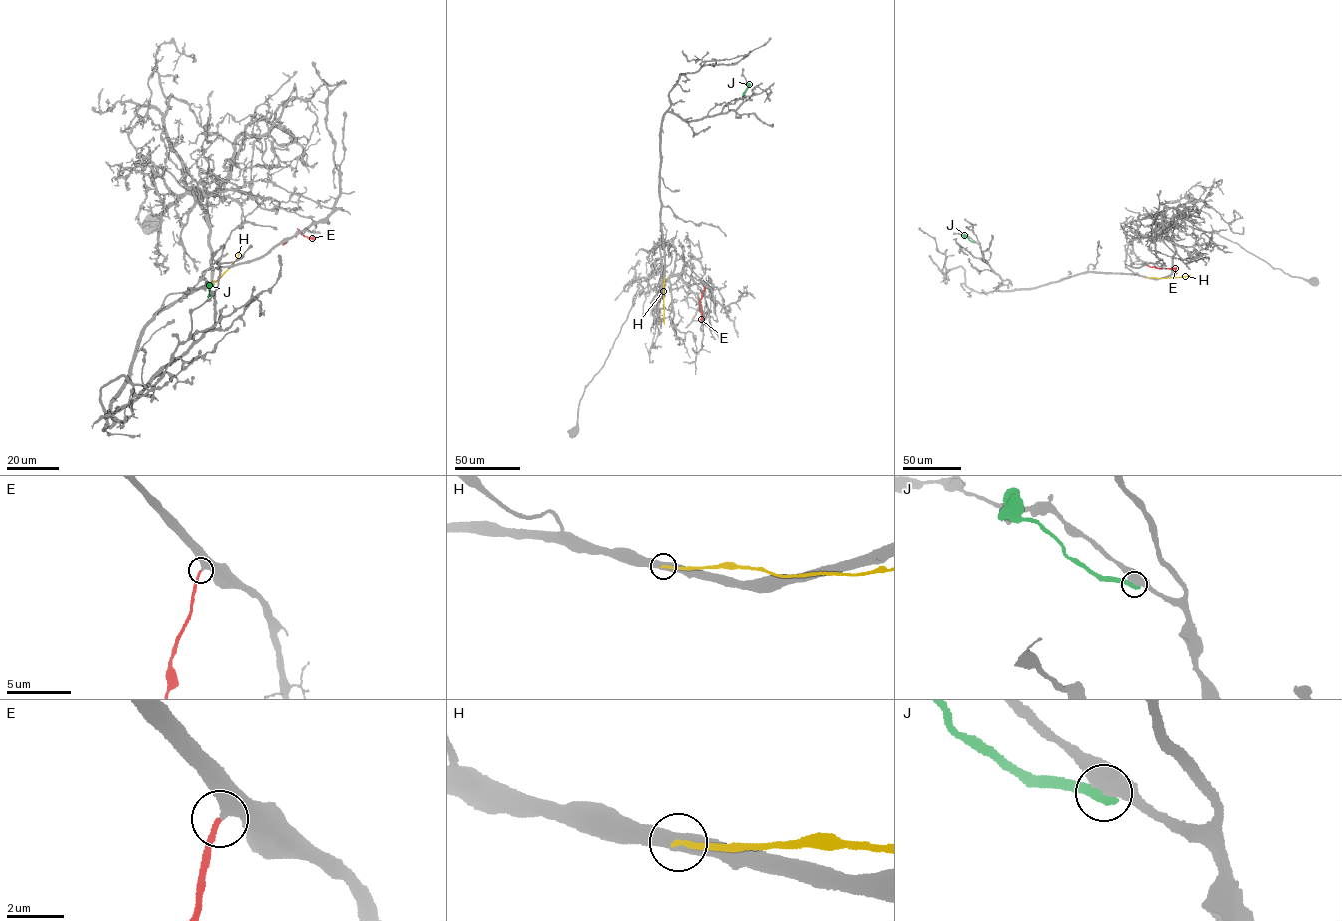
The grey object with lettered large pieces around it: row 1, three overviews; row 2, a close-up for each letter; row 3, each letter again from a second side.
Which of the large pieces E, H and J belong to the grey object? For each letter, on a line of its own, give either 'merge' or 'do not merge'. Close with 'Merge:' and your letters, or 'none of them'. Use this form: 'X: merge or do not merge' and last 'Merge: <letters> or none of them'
E: merge
H: do not merge
J: do not merge
Merge: E

